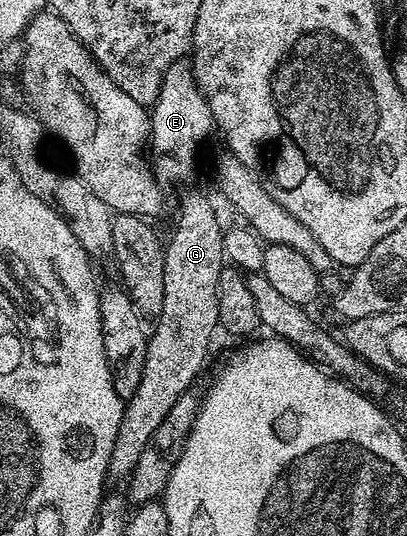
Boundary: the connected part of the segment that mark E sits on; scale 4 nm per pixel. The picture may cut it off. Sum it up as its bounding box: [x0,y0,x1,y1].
[149,60,213,182]

